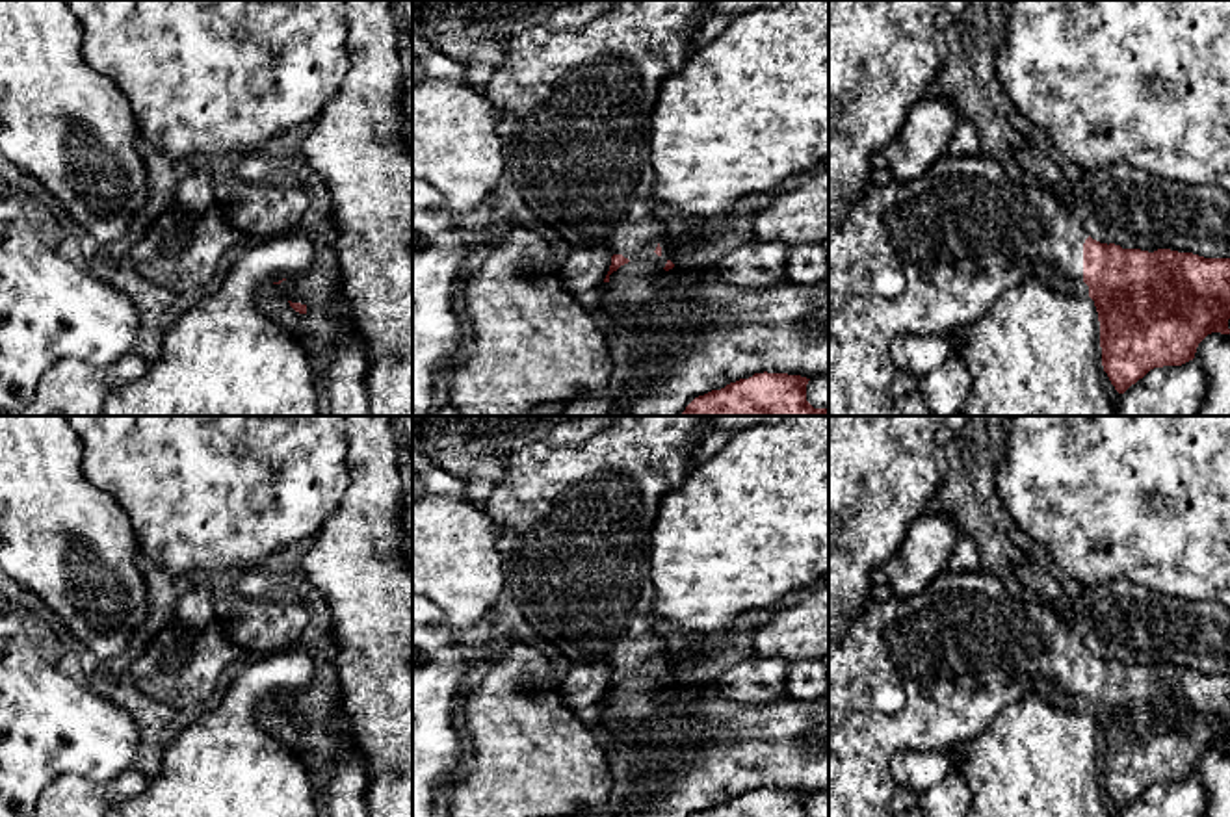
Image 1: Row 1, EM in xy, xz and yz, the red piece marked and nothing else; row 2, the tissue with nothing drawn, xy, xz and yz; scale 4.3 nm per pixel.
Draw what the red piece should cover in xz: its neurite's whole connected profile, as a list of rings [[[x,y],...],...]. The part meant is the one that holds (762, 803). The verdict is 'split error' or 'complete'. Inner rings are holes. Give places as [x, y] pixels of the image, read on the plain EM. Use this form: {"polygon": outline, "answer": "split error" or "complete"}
{"polygon": [[[754,789],[693,817],[806,817],[810,795],[788,789]]], "answer": "complete"}

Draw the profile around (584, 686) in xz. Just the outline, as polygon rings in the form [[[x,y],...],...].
[[[574,665],[559,683],[565,706],[578,715],[591,715],[609,687],[611,672],[608,665]]]

